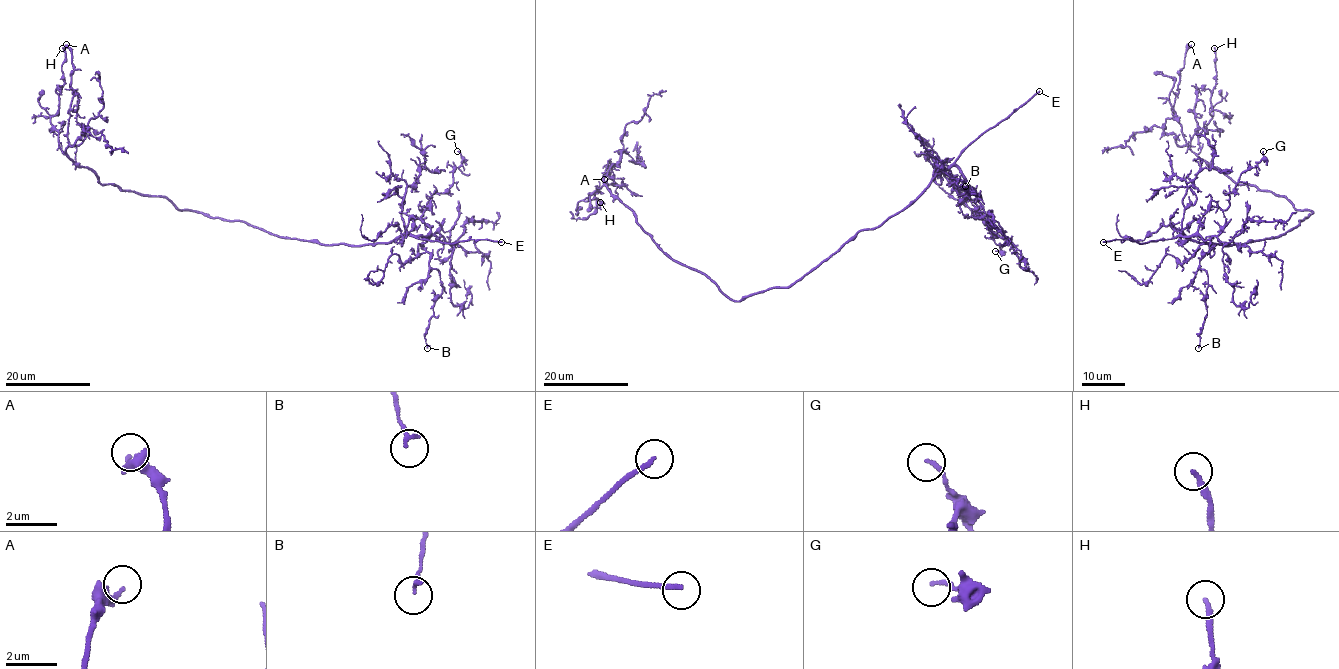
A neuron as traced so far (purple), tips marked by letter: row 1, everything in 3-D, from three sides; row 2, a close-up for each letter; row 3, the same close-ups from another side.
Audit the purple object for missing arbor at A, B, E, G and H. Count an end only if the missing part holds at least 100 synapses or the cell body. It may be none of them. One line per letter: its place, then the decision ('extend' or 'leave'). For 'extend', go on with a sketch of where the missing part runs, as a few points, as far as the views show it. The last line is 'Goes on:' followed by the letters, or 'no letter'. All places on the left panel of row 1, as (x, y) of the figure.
A: (66, 44) | leave
B: (427, 348) | leave
E: (501, 242) | extend
G: (457, 151) | leave
H: (62, 48) | leave
Goes on: E

